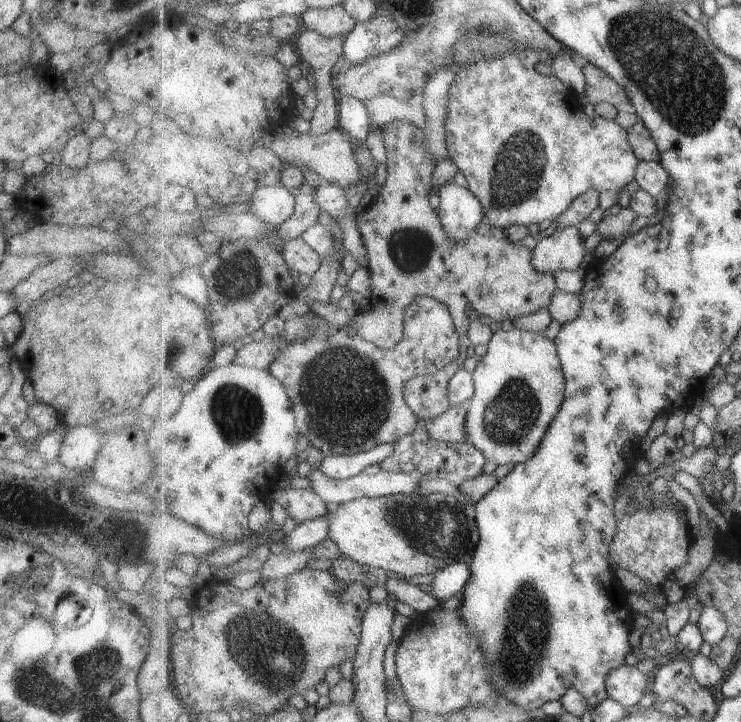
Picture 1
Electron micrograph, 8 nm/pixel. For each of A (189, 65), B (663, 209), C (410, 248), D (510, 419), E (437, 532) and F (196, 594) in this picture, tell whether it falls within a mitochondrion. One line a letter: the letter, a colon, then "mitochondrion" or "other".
A: other
B: other
C: mitochondrion
D: mitochondrion
E: mitochondrion
F: other

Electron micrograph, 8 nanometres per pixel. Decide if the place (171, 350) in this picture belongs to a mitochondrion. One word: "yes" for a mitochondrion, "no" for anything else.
yes

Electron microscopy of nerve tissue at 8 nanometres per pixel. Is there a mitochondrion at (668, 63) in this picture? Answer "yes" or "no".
yes

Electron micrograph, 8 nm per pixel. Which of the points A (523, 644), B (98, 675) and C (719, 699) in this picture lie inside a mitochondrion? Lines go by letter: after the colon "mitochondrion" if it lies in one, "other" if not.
A: mitochondrion
B: mitochondrion
C: other

